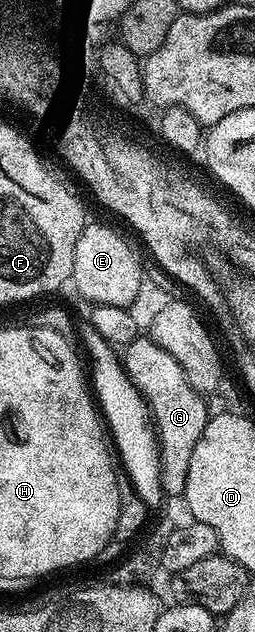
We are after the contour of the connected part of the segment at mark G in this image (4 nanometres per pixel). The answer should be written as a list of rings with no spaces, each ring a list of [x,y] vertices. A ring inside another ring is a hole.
[[[141,334],[125,345],[121,352],[123,369],[142,394],[153,421],[155,435],[159,442],[159,473],[163,491],[168,497],[182,497],[185,478],[189,478],[189,458],[193,458],[193,446],[201,438],[209,419],[204,397],[185,378],[185,370],[177,366],[177,358],[169,350],[161,350],[150,335]]]

